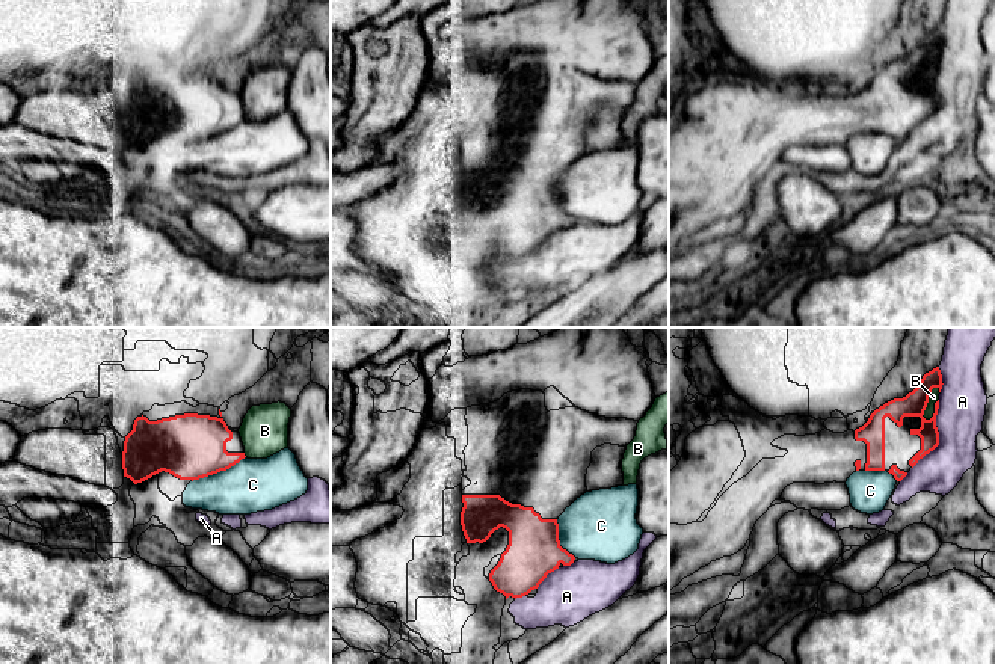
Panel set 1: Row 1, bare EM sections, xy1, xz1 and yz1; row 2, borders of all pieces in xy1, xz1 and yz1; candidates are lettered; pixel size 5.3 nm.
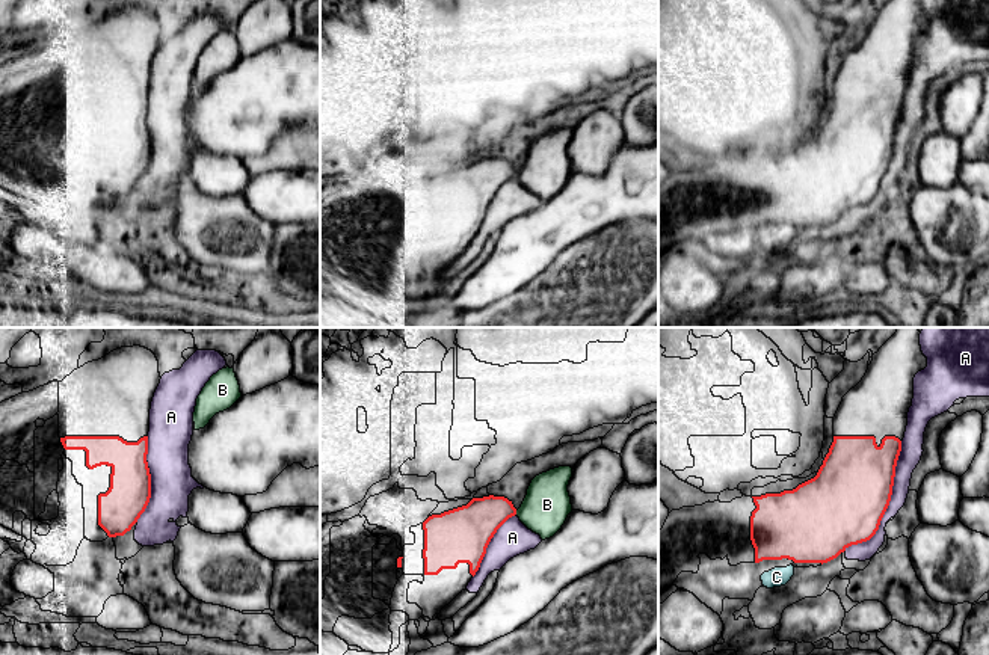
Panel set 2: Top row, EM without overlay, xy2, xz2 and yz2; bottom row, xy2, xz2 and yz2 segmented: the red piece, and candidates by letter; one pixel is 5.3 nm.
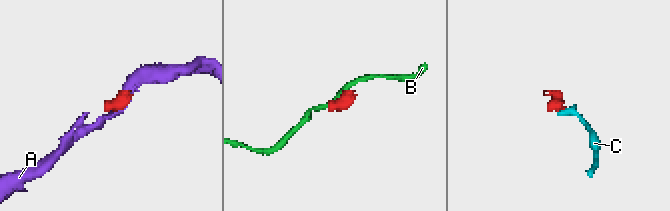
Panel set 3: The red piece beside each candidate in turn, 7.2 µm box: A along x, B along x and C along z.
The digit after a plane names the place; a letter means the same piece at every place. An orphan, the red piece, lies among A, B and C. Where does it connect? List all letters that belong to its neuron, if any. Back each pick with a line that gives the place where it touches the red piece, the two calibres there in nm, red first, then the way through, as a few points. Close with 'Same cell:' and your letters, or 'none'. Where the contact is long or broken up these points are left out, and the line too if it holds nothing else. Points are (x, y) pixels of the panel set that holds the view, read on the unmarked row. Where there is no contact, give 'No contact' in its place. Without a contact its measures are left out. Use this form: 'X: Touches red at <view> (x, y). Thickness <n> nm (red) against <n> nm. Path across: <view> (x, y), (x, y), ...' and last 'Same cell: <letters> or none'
Same cell: none

